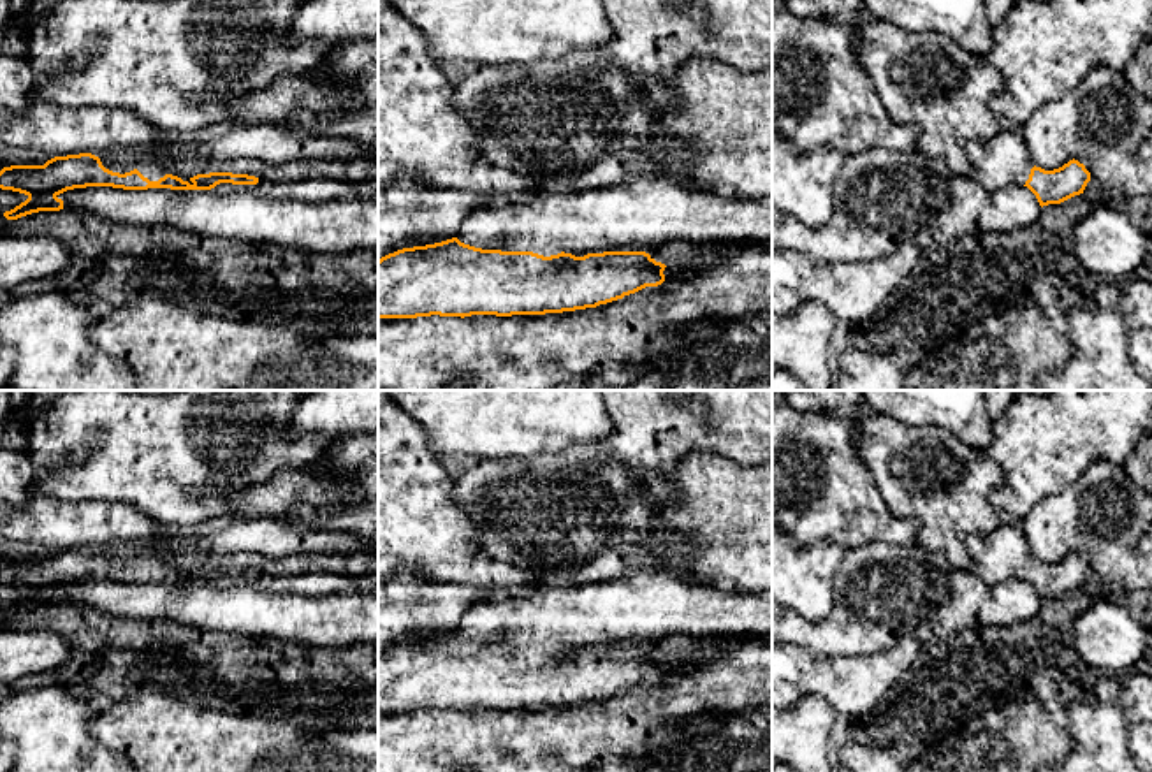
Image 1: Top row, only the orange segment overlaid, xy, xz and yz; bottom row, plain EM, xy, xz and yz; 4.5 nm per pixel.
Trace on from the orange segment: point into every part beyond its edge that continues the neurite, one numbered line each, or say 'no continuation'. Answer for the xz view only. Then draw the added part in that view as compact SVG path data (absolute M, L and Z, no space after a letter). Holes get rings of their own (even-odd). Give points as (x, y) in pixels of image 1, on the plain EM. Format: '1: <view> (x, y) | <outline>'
1: xz (653, 605) | M667 570L584 584L575 589L540 587L528 596L507 596L473 605L461 619L461 637L501 645L533 645L543 651L565 647L654 645L667 638L769 640L772 612L758 594L682 580Z

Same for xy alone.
1: xy (269, 538) | M232 519L229 524L206 535L174 535L160 550L135 545L97 547L102 559L113 566L137 563L149 575L172 568L171 554L176 550L201 550L211 556L252 554L266 559L281 559L290 554L343 554L373 550L355 535L343 531L310 529L281 524L273 519Z

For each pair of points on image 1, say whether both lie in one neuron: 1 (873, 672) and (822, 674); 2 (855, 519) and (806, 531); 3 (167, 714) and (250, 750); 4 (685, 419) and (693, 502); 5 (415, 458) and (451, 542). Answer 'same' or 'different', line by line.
1: same
2: same
3: same
4: different
5: same

